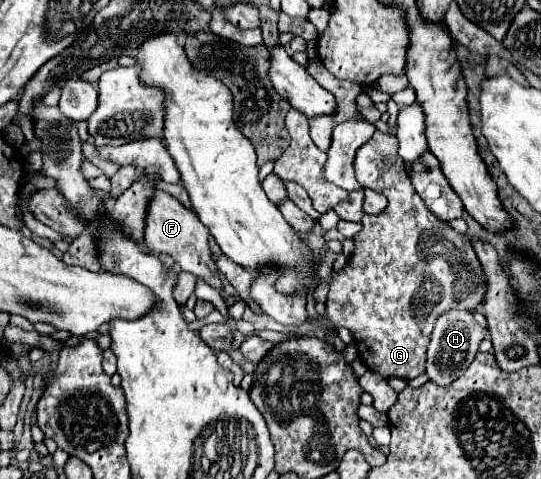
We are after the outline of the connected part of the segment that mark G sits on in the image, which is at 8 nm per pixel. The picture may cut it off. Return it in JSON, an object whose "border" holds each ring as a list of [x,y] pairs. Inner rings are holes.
{"border":[[[381,131],[373,133],[373,137],[359,147],[353,167],[361,187],[377,189],[389,199],[389,205],[383,213],[361,219],[363,229],[353,237],[355,253],[341,273],[333,273],[325,315],[317,315],[315,321],[321,321],[323,327],[347,327],[355,337],[359,357],[371,371],[383,377],[401,377],[409,381],[425,373],[425,353],[433,331],[433,319],[449,309],[473,311],[479,307],[485,295],[485,275],[471,241],[453,231],[447,223],[441,223],[409,183],[403,159],[397,153],[395,135]]]}

